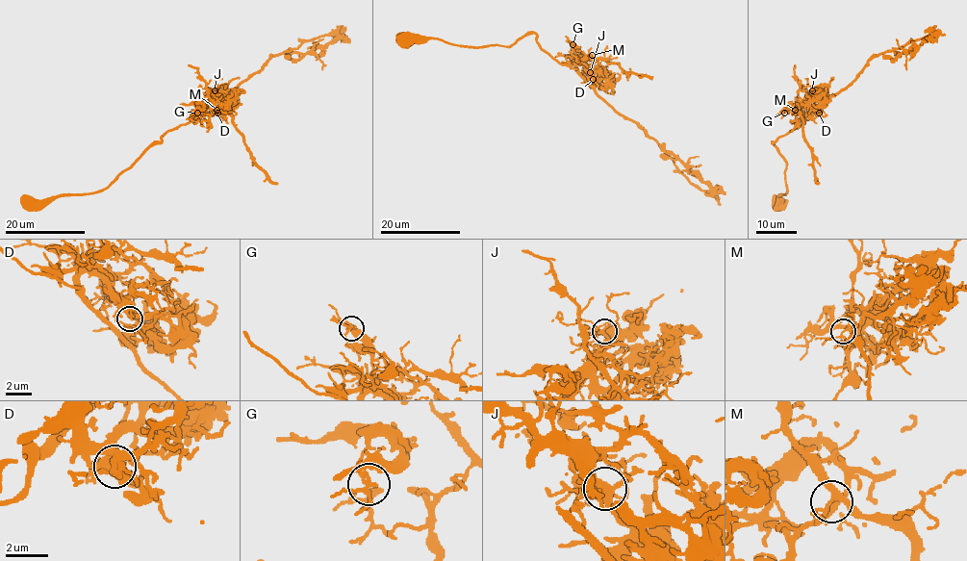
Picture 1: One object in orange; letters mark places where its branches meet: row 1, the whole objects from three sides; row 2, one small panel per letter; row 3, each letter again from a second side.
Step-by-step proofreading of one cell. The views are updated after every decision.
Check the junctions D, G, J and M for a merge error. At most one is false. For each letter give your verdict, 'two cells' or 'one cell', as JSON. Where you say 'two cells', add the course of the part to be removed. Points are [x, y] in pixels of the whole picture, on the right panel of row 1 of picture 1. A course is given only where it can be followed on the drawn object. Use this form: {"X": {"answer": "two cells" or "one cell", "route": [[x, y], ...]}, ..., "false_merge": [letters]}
{"D": {"answer": "one cell"}, "G": {"answer": "one cell"}, "J": {"answer": "one cell"}, "M": {"answer": "two cells", "route": [[795, 110], [801, 116], [802, 136], [812, 152], [817, 184]]}, "false_merge": ["M"]}

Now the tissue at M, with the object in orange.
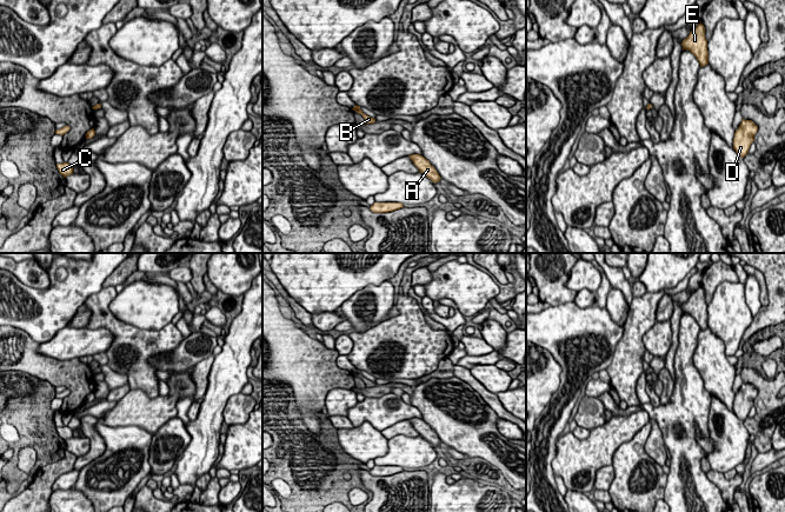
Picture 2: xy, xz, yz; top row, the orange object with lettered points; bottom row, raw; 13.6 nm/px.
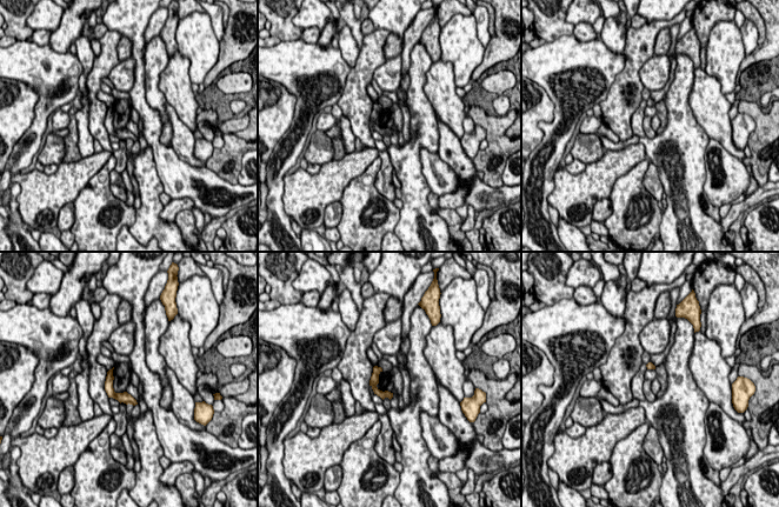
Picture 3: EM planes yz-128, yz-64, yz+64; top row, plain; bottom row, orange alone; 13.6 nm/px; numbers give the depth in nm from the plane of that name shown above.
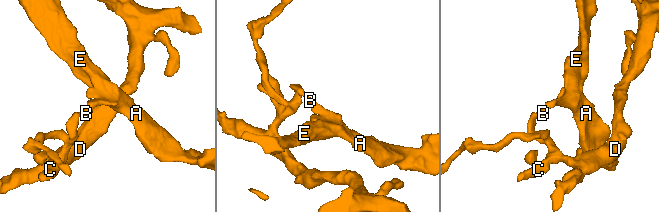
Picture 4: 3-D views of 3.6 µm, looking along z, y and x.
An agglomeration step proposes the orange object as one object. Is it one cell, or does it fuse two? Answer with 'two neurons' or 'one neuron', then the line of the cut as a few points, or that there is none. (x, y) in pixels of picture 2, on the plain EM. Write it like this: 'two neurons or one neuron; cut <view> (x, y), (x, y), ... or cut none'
two neurons; cut xy (99, 367), (98, 371)

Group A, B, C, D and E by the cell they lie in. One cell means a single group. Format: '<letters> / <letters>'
A B E / C D

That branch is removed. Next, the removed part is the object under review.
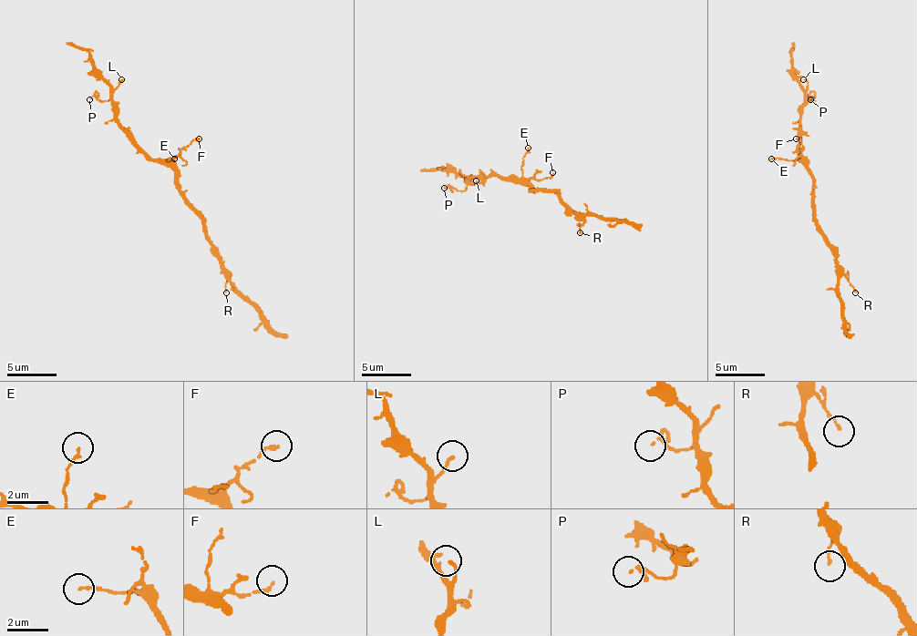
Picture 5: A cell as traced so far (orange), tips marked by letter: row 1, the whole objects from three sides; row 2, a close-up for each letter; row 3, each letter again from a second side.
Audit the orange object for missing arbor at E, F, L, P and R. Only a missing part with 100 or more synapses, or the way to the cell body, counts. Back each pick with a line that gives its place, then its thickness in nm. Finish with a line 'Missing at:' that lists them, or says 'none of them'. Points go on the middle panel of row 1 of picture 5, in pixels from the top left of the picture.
Missing at: none of them

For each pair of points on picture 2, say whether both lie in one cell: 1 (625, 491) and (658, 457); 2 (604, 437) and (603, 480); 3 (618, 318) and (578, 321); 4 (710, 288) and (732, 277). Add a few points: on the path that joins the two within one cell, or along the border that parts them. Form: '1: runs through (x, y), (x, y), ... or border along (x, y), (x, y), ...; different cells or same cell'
1: border along (649, 433), (645, 440), (645, 451), (662, 466); different cells
2: border along (620, 444), (613, 460), (597, 471), (593, 489); different cells
3: border along (605, 308), (610, 317), (623, 326); different cells
4: runs through (714, 283), (720, 277), (726, 277); same cell

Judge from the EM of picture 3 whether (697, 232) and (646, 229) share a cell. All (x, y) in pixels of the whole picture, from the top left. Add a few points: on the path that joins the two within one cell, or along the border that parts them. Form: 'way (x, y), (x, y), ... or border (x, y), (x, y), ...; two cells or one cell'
border (663, 214), (658, 232); two cells

